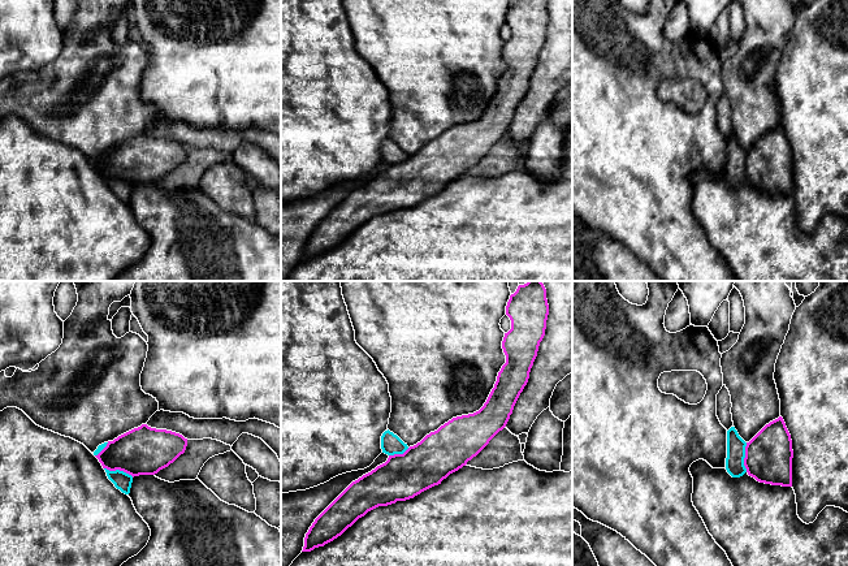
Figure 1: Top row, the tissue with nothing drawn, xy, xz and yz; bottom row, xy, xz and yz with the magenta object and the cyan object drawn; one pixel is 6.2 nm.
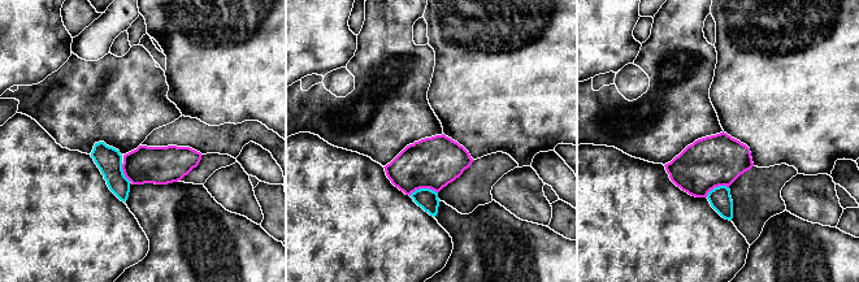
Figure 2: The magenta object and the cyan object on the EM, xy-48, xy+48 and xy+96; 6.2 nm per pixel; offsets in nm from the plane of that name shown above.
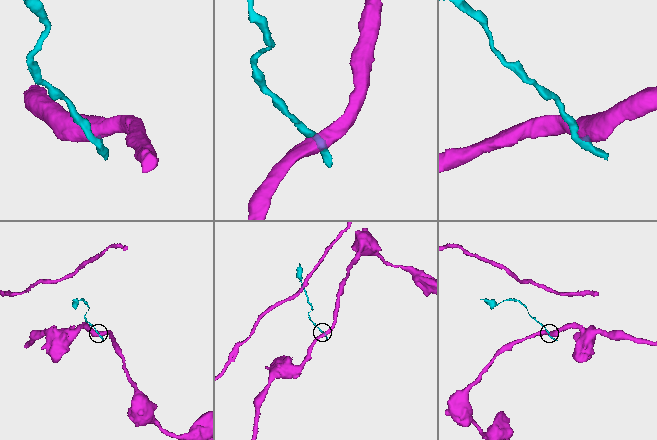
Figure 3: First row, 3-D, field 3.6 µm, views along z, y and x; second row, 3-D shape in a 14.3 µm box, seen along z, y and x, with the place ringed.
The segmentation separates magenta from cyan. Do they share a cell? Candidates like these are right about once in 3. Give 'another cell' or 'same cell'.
another cell

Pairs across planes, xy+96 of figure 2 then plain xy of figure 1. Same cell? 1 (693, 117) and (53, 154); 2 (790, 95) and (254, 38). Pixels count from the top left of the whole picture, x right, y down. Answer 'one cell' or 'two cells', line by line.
1: two cells
2: one cell

